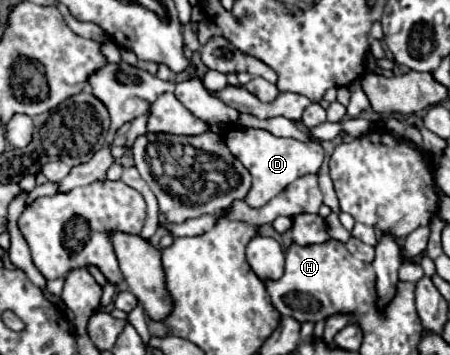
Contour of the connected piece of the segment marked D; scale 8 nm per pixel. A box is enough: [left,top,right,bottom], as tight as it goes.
[223,127,325,207]

